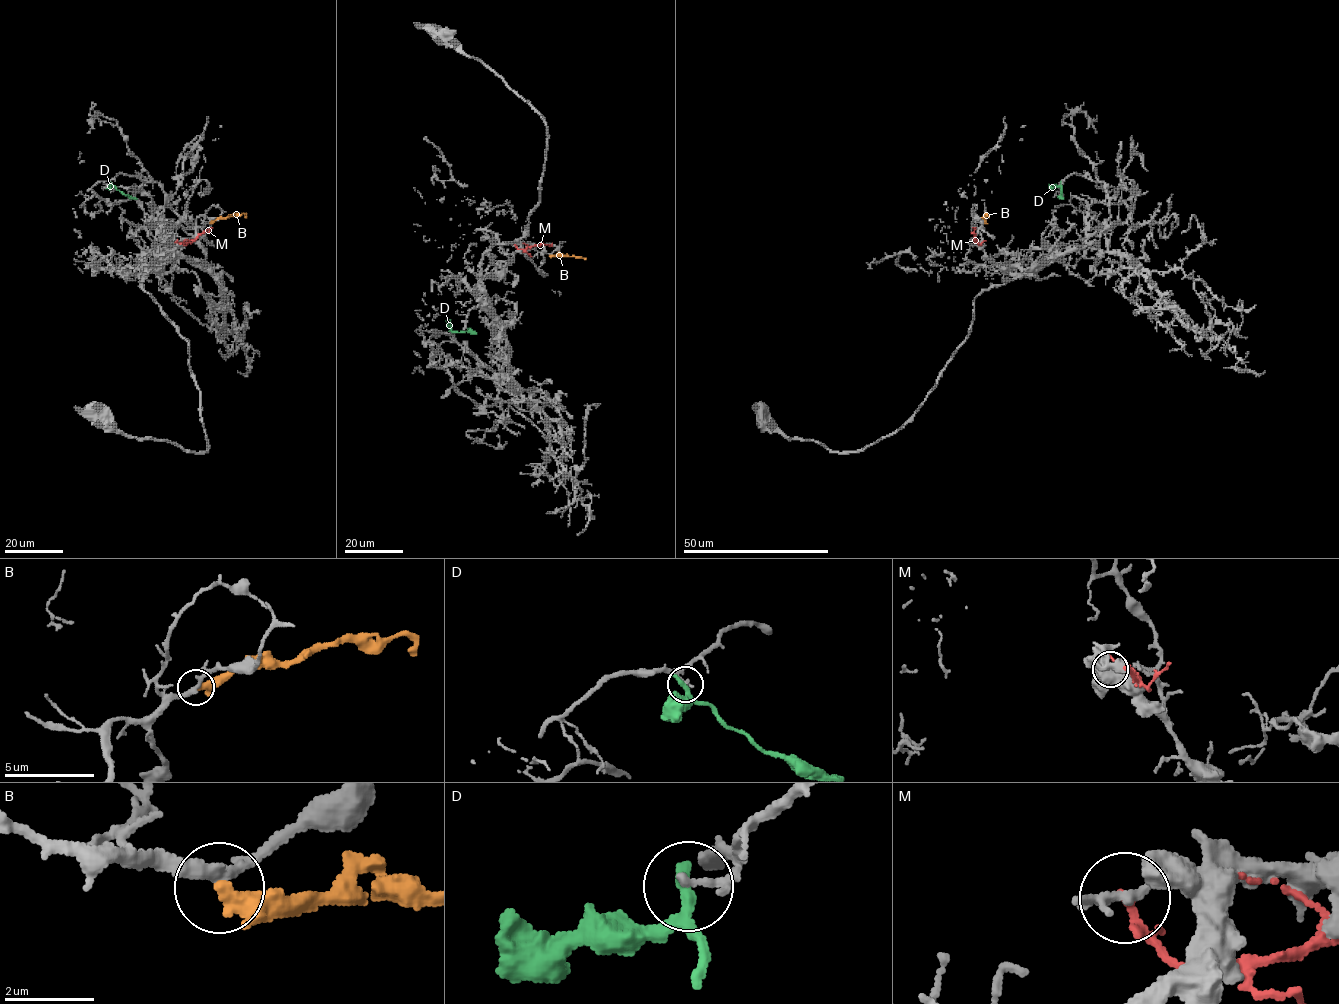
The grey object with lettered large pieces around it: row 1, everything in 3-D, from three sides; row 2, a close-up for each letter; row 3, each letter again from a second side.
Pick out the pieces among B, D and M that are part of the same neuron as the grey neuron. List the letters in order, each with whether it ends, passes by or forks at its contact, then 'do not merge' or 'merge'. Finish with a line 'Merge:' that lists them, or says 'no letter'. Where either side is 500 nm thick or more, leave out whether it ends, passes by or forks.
B: it passes by; do not merge
D: it passes by; do not merge
M: it passes by; do not merge
Merge: no letter

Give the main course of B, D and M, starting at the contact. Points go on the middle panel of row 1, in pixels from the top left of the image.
B: (549, 254), (584, 260)
D: (450, 331), (476, 333)
M: (515, 245), (524, 249), (552, 243)

